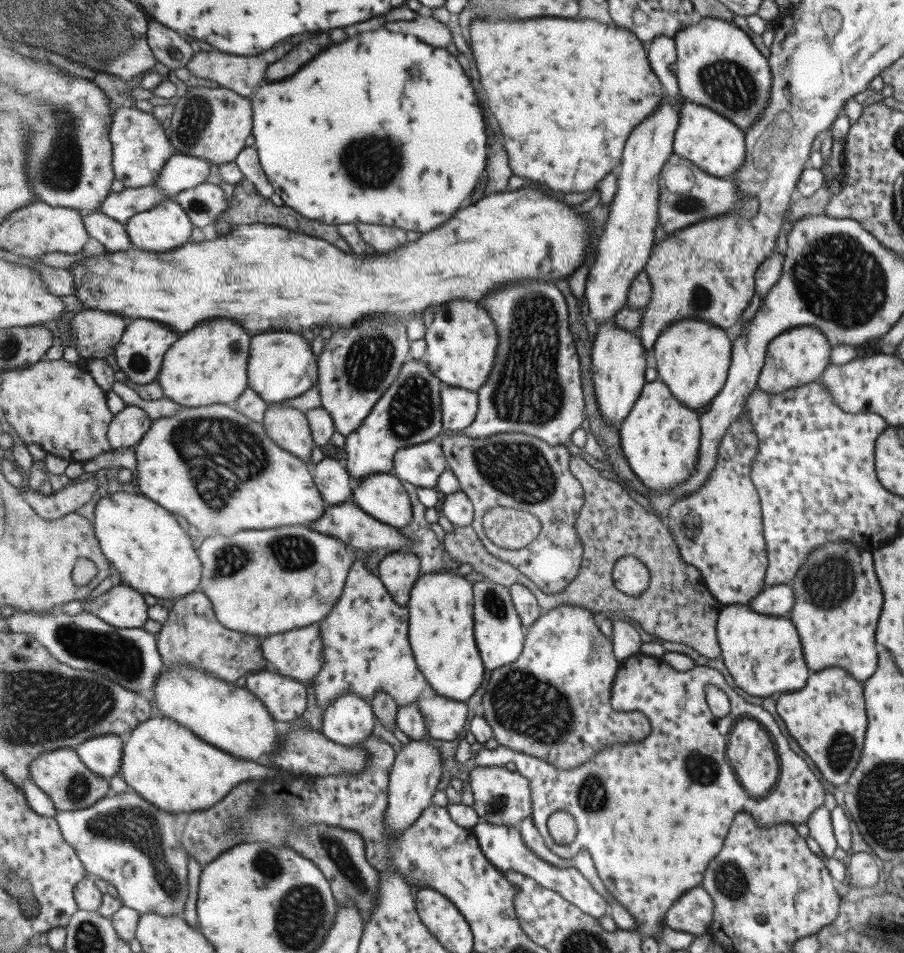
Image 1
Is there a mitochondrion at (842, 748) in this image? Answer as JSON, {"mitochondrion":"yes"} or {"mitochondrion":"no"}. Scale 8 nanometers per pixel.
{"mitochondrion":"yes"}

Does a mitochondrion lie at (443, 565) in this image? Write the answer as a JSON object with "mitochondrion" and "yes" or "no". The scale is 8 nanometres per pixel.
{"mitochondrion":"no"}

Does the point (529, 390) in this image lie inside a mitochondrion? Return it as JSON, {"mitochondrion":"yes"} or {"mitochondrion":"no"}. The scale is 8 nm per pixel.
{"mitochondrion":"yes"}

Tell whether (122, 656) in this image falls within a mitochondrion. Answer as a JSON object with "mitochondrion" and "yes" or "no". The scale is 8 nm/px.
{"mitochondrion":"yes"}

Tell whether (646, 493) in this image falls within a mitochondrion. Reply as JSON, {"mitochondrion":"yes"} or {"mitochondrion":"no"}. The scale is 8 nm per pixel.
{"mitochondrion":"no"}

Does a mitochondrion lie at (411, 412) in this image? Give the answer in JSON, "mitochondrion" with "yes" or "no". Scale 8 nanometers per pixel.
{"mitochondrion":"yes"}

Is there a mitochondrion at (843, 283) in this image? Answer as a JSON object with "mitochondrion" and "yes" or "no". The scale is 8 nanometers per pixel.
{"mitochondrion":"yes"}

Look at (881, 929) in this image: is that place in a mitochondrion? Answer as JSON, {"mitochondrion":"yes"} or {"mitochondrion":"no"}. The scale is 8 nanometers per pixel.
{"mitochondrion":"yes"}

